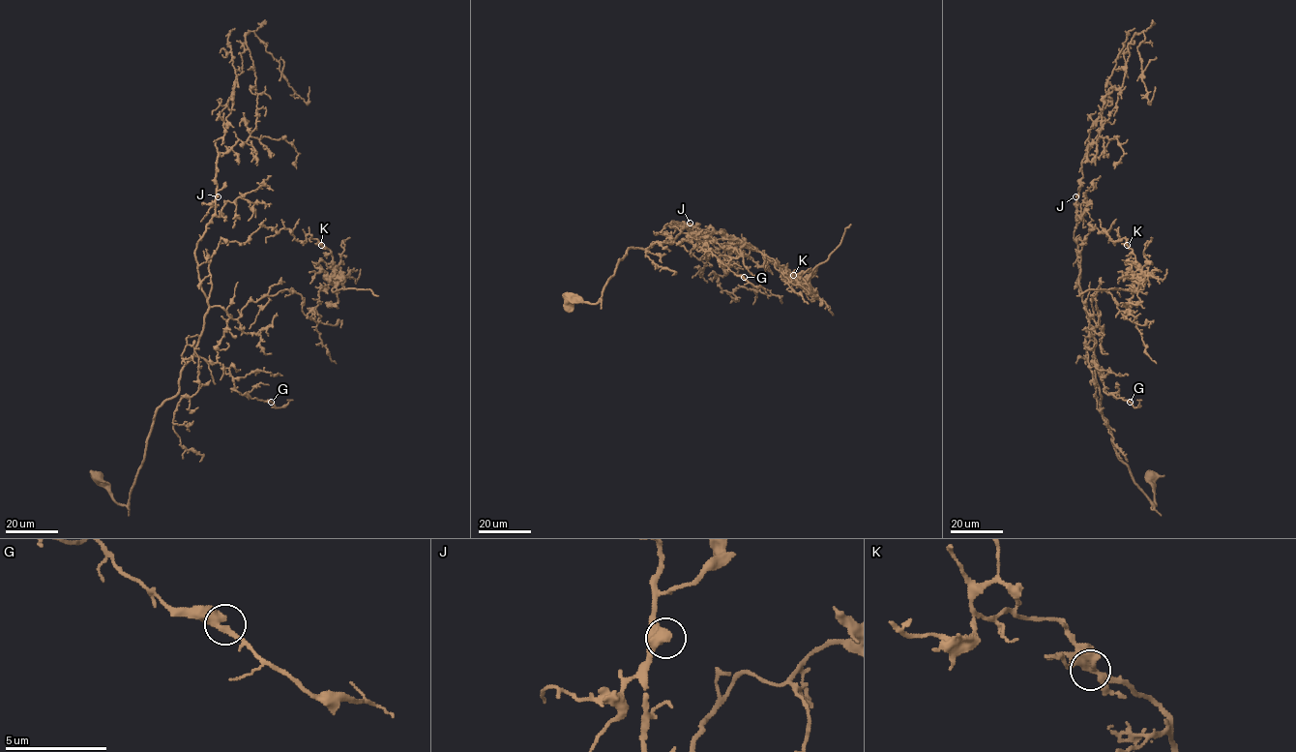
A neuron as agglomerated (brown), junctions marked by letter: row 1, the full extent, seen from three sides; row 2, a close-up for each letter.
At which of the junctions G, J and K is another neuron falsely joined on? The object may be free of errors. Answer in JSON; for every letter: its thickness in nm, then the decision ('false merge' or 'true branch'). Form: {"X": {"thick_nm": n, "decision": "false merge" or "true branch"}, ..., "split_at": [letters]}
{"G": {"thick_nm": 360, "decision": "true branch"}, "J": {"thick_nm": 420, "decision": "true branch"}, "K": {"thick_nm": 400, "decision": "false merge"}, "split_at": ["K"]}

